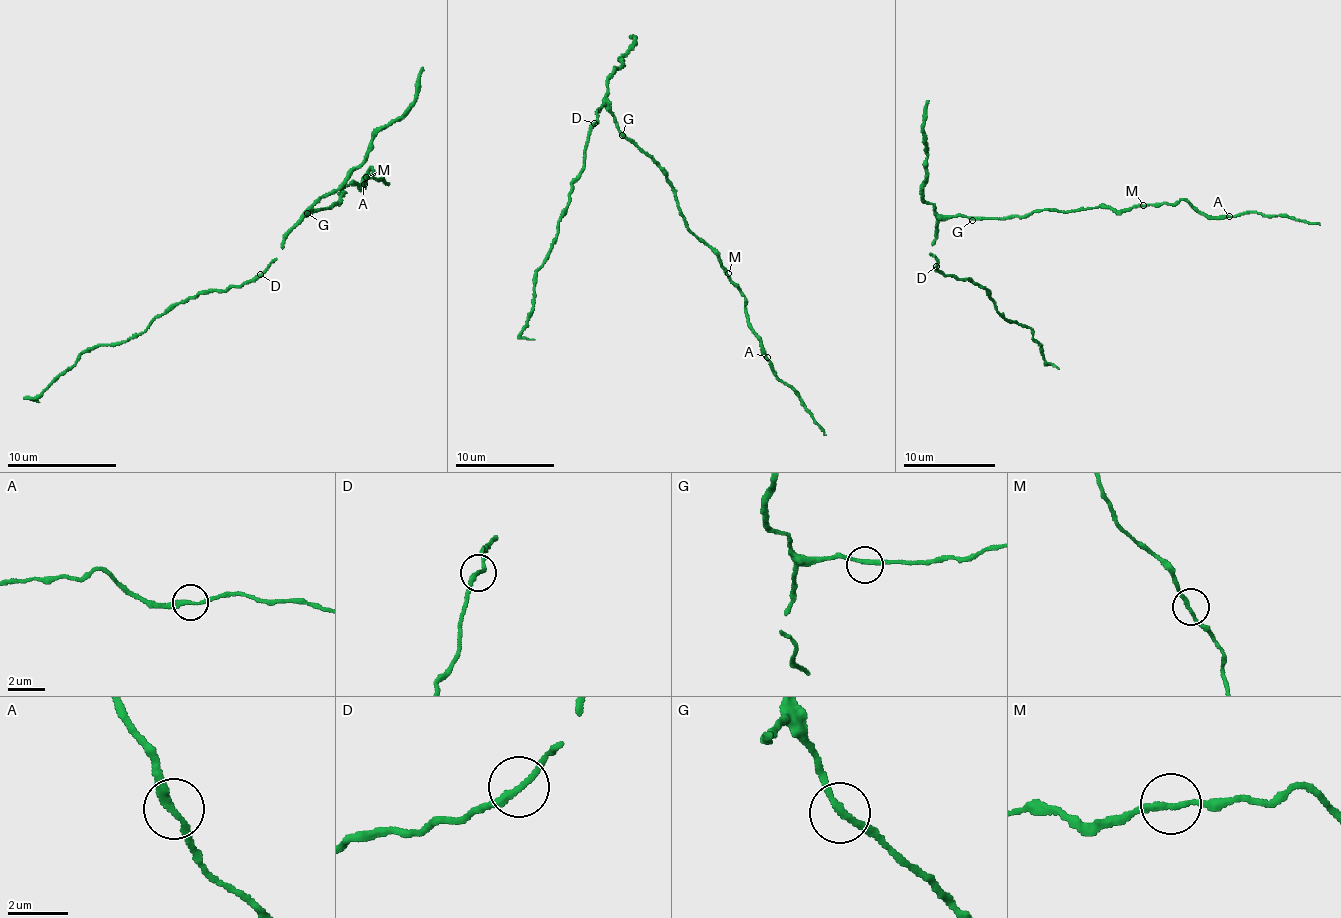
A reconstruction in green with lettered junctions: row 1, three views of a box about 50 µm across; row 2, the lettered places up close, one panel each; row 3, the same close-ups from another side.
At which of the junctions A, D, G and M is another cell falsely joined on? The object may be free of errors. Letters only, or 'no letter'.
D

